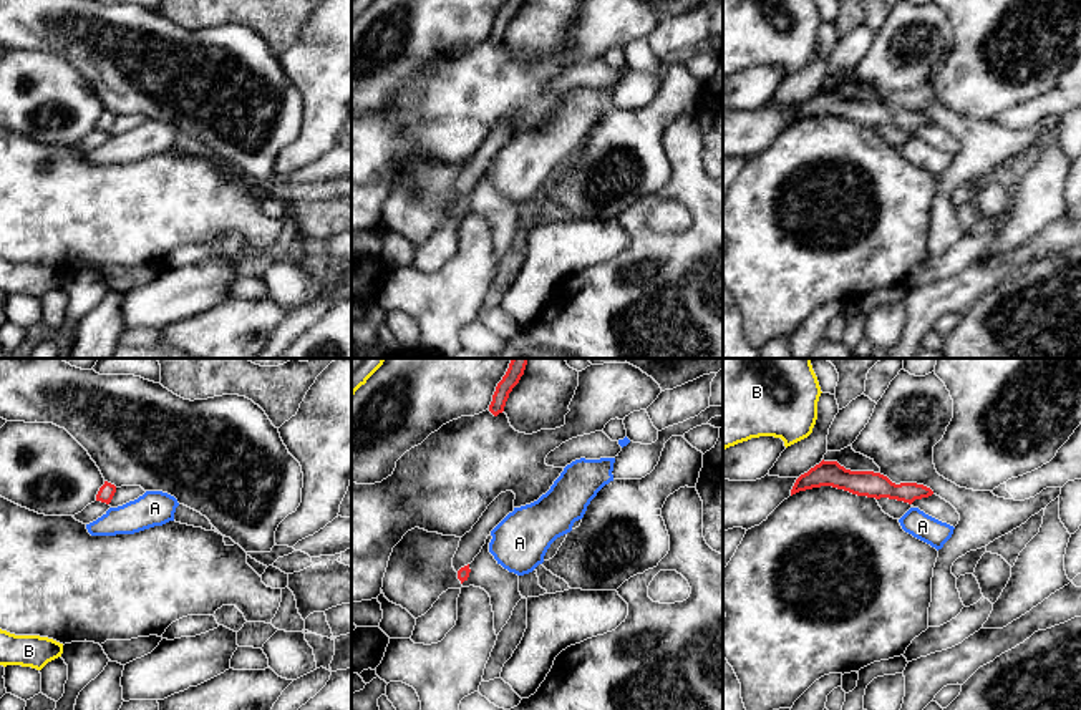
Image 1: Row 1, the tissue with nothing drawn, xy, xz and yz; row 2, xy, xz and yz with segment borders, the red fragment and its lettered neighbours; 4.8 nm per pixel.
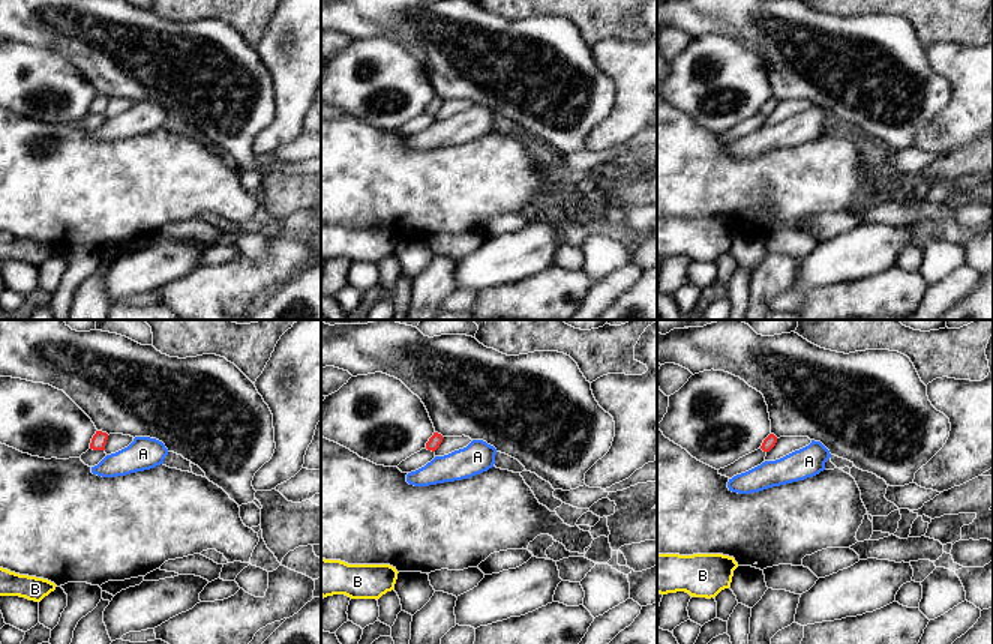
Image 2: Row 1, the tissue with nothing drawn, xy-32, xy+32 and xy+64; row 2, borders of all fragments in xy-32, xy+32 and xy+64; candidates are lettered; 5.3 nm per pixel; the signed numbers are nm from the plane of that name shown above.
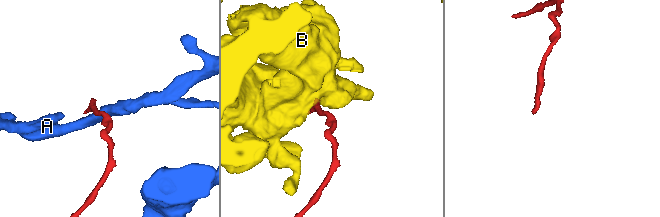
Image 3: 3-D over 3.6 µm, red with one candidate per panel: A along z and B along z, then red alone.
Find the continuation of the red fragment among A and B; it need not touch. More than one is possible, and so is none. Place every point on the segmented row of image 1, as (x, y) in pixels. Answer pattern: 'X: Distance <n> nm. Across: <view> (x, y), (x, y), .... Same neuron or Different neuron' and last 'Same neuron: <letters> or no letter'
A: Distance 20 nm. Across: yz (911, 503), (911, 508). Different neuron
B: Distance 140 nm. Across: yz (823, 460), (806, 437). Different neuron
Same neuron: no letter

